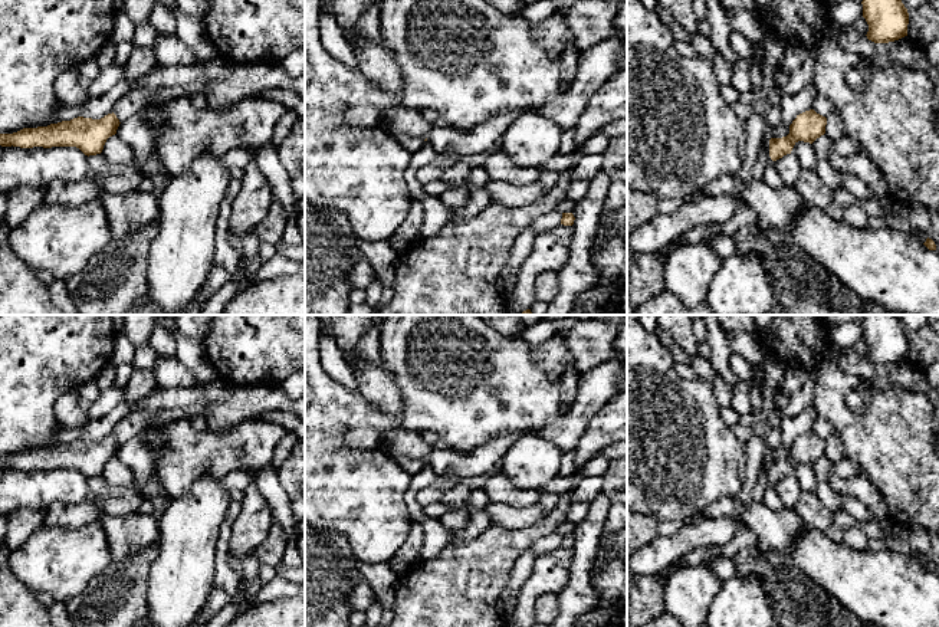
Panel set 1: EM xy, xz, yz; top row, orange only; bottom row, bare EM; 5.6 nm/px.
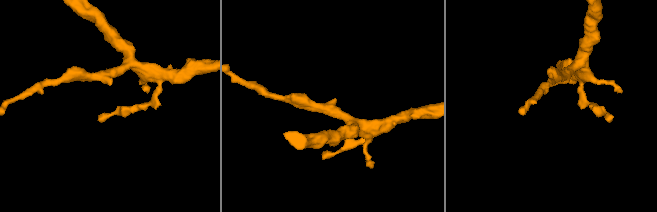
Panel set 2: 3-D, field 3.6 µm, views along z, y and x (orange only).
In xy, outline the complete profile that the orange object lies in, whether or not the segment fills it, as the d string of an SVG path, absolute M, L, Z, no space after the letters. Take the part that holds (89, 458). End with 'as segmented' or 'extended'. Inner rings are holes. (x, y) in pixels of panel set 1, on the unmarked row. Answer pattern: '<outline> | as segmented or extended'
M114 434L101 441L78 439L47 449L0 456L0 467L20 470L76 469L89 479L102 475L106 462L116 456L119 446Z | as segmented

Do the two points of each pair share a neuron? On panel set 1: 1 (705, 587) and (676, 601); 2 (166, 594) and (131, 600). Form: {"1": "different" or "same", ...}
{"1": "same", "2": "different"}

